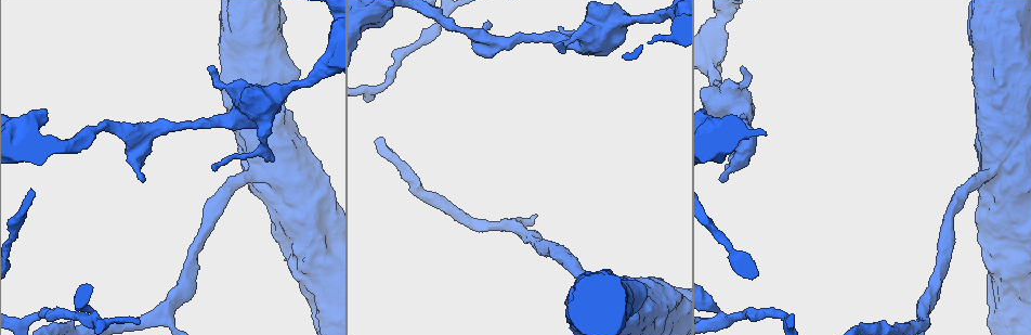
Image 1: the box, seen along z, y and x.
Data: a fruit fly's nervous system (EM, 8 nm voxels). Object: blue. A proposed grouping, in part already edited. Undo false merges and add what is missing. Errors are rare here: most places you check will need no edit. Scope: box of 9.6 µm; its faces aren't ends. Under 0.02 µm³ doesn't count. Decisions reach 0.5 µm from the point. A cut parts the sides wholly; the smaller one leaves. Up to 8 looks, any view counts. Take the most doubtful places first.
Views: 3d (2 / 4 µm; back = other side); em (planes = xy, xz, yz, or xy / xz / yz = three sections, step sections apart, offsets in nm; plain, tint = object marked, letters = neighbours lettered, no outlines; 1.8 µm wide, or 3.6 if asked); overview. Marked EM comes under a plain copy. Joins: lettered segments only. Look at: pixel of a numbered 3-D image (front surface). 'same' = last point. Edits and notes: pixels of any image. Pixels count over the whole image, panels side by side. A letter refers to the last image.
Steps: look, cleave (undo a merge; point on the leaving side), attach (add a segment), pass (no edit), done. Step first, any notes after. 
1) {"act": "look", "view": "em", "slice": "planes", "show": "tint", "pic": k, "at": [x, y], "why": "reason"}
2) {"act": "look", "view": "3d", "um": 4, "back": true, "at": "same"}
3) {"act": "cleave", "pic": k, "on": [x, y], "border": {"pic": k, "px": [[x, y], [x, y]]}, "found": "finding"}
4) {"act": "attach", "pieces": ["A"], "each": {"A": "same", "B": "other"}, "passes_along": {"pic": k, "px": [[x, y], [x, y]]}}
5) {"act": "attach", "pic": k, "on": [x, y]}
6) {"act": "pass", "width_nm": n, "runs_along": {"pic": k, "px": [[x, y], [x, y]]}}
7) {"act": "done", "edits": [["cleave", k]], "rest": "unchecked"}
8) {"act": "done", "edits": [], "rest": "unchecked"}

{"act": "look", "view": "em", "slice": "planes", "show": "tint", "pic": 1, "at": [142, 182], "why": "an open end"}

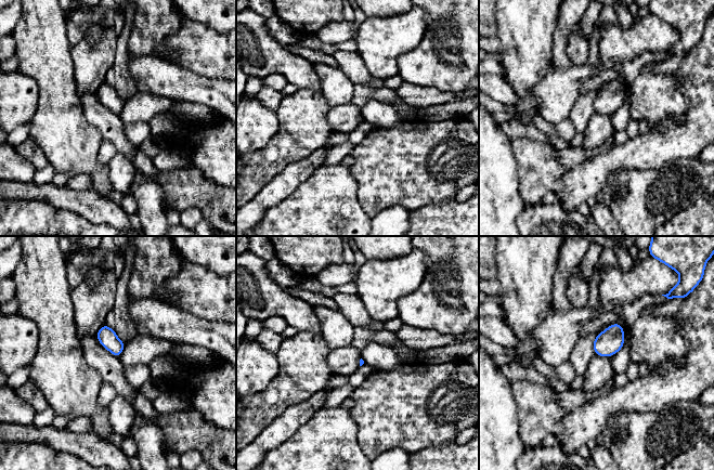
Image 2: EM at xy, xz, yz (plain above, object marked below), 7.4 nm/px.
{"act": "look", "view": "em", "slice": "planes", "show": "letters", "at": "same"}

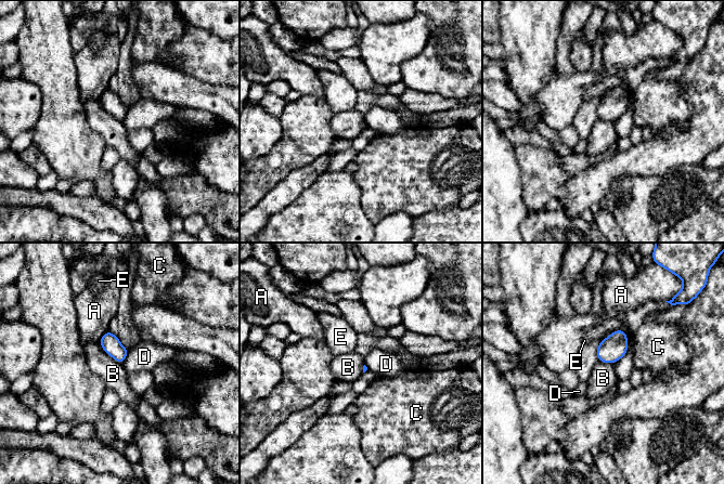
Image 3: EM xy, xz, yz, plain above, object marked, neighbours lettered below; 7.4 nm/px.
{"act": "pass", "each": {"A": "other", "B": "other", "C": "other", "D": "other", "E": "other"}, "border": {"pic": 3, "px": [[100, 343], [107, 354], [121, 364]]}, "found": "no lettered segment goes on from it"}

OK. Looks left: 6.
{"act": "look", "view": "3d", "um": 4, "pic": 1, "at": [742, 68], "why": "branch stops here"}

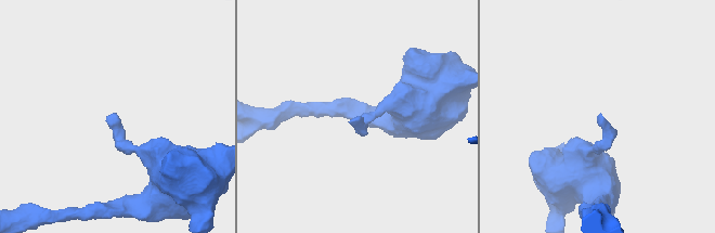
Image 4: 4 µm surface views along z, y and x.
{"act": "look", "view": "em", "slice": "yz", "step": 16, "show": "tint", "pic": 4, "at": [118, 116]}

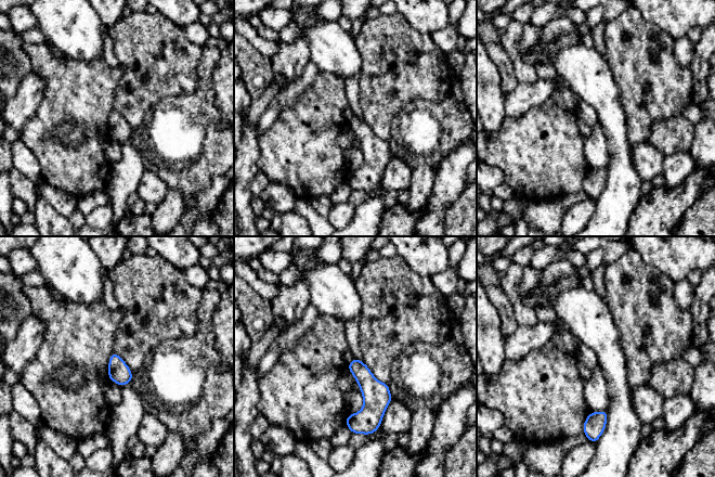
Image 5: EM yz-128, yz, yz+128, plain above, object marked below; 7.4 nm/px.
{"act": "look", "view": "em", "slice": "xz", "step": 4, "show": "letters", "at": "same", "why": "cut it another way"}

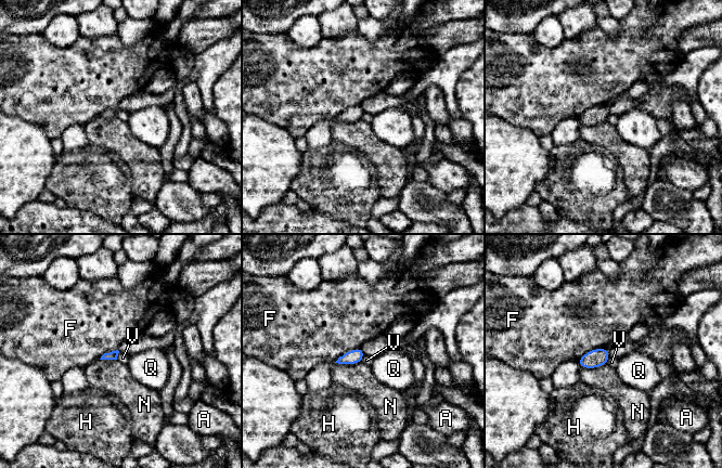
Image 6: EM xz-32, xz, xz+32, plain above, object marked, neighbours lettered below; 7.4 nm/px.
{"act": "pass", "each": {"A": "other", "F": "other", "H": "other", "N": "other", "Q": "other", "V": "other"}, "border": {"pic": 6, "px": [[119, 352], [116, 359]]}, "found": "no lettered segment goes on from it"}

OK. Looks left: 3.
{"act": "look", "view": "3d", "um": 4, "pic": 1, "at": [994, 172], "why": "calibre changes"}

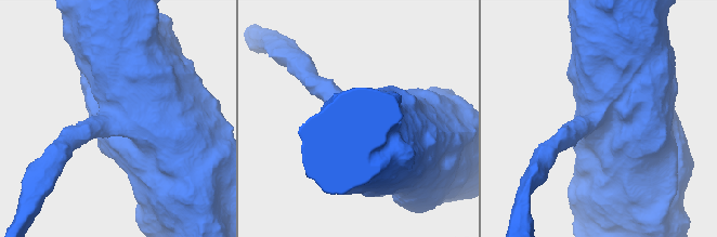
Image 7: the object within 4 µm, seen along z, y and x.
{"act": "look", "view": "em", "um": 3.6, "slice": "xy", "step": 8, "show": "letters", "pic": 7, "at": [595, 115]}

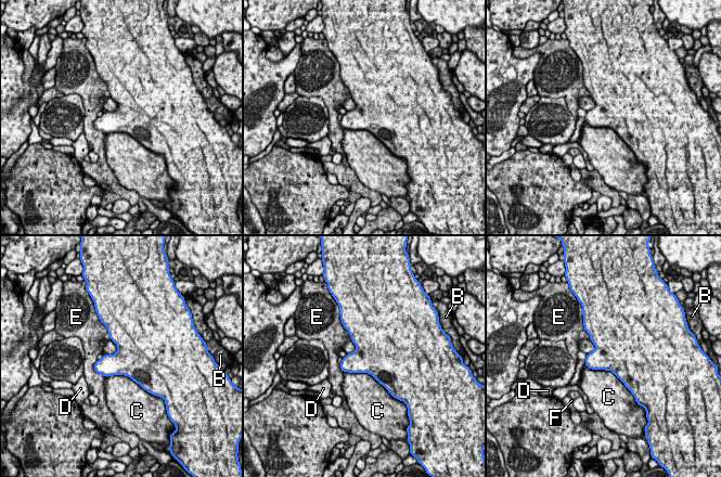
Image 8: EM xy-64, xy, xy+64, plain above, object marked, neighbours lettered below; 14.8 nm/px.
{"act": "pass", "width_nm": 500, "each": {"B": "other", "C": "other", "D": "other", "E": "other", "F": "other"}, "border": {"pic": 8, "px": [[584, 365], [609, 370], [628, 388]]}, "found": "all the same cell"}

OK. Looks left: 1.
{"act": "done", "edits": [], "rest": "unchecked"}

